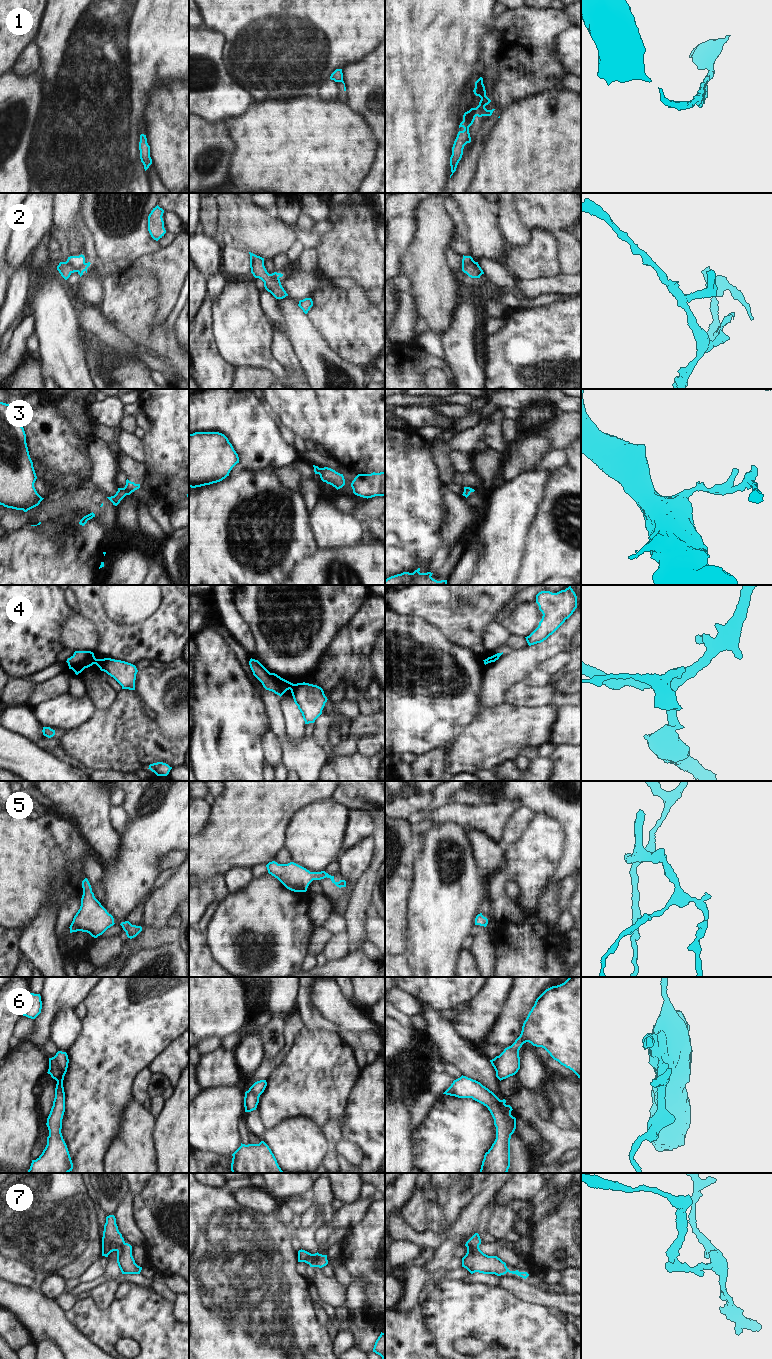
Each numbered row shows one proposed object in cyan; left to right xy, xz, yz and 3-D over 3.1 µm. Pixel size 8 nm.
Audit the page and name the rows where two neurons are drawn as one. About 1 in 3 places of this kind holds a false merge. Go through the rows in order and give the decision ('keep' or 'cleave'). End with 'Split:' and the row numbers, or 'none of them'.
1: keep
2: keep
3: keep
4: cleave
5: keep
6: cleave
7: keep
Split: 4, 6

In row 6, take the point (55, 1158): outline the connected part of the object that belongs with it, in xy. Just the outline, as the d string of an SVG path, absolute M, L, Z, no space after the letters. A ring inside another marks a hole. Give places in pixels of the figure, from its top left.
M58 1051L54 1058L62 1075L56 1080L55 1098L47 1118L46 1125L49 1130L47 1145L42 1154L36 1160L32 1160L28 1173L69 1173L73 1169L73 1163L61 1133L65 1112L63 1080L69 1059L67 1053L62 1051Z

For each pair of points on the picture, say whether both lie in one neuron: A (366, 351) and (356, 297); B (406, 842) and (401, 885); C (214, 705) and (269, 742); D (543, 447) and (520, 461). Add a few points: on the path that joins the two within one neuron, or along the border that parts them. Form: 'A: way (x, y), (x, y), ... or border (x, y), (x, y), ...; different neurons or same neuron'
A: way (358, 338), (356, 335), (356, 310); same neuron
B: way (401, 853), (401, 874); same neuron
C: border (269, 728), (262, 738), (264, 759); different neurons
D: way (537, 447), (526, 455); same neuron

